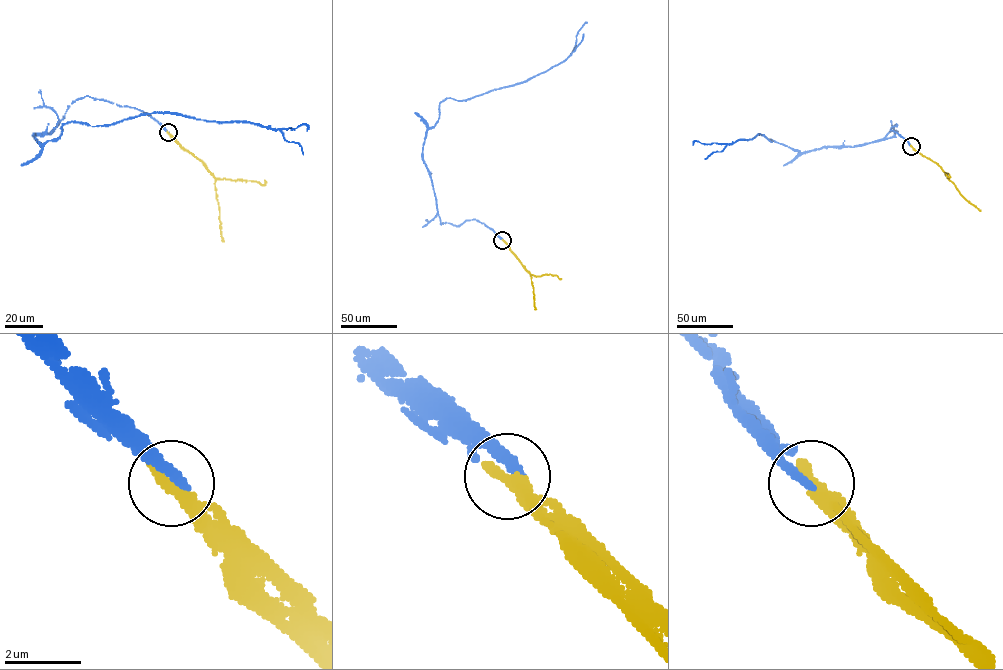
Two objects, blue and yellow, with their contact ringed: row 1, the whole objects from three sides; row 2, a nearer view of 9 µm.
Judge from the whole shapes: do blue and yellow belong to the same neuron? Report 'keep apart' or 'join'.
join

